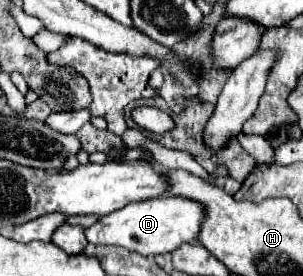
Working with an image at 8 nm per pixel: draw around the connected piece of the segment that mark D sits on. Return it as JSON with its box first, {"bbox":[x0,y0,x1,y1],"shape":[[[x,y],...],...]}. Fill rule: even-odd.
{"bbox":[85,195,203,257],"shape":[[[159,195],[147,201],[131,203],[107,217],[101,217],[95,225],[85,229],[85,237],[89,243],[119,245],[149,257],[159,253],[171,253],[183,243],[197,243],[201,221],[203,221],[203,207],[199,203],[187,201],[183,197]]]}

